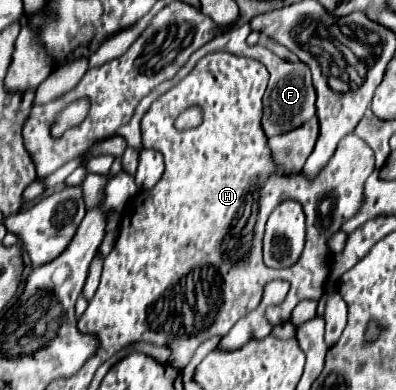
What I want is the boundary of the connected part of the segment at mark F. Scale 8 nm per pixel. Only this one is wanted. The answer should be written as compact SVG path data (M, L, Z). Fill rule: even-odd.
M248 25L244 27L230 27L228 31L224 31L222 35L214 37L210 43L206 43L204 47L200 47L192 57L190 61L182 67L182 71L178 71L178 75L170 81L164 81L162 85L158 85L148 97L144 97L144 101L140 101L130 125L126 125L126 129L120 129L118 135L122 135L126 141L128 141L128 147L132 149L144 149L142 145L142 133L140 133L140 121L144 117L144 113L150 109L150 105L160 97L164 95L166 91L170 91L170 87L178 85L190 71L192 67L206 55L206 53L216 53L216 51L230 51L230 53L236 53L236 55L244 55L244 57L252 57L256 61L260 61L262 65L266 65L268 73L270 73L270 83L268 83L268 89L264 93L264 115L262 115L262 123L264 123L264 133L266 137L274 137L274 135L282 135L282 133L288 133L292 129L298 129L302 127L306 121L310 121L314 115L316 115L316 93L314 93L314 87L312 87L312 79L310 79L310 69L306 63L288 63L284 59L280 59L278 55L274 55L270 49L266 49L264 45L256 43L256 45L248 45L246 43L246 35L250 33Z

